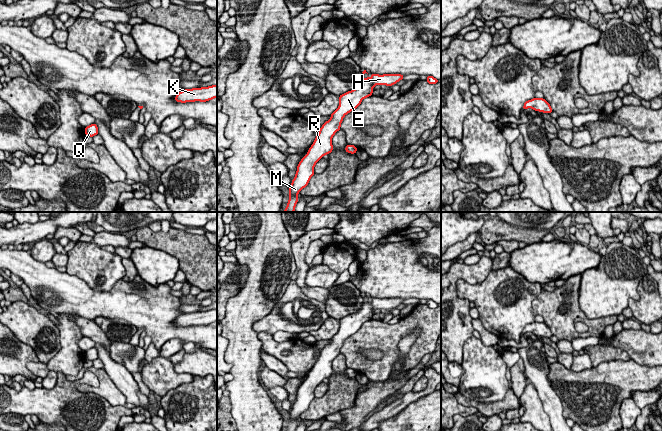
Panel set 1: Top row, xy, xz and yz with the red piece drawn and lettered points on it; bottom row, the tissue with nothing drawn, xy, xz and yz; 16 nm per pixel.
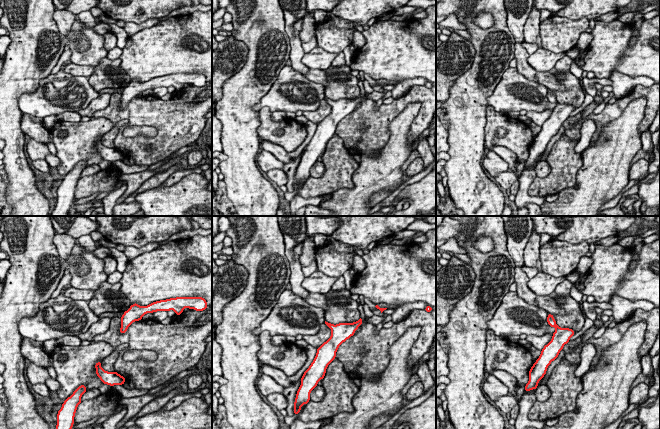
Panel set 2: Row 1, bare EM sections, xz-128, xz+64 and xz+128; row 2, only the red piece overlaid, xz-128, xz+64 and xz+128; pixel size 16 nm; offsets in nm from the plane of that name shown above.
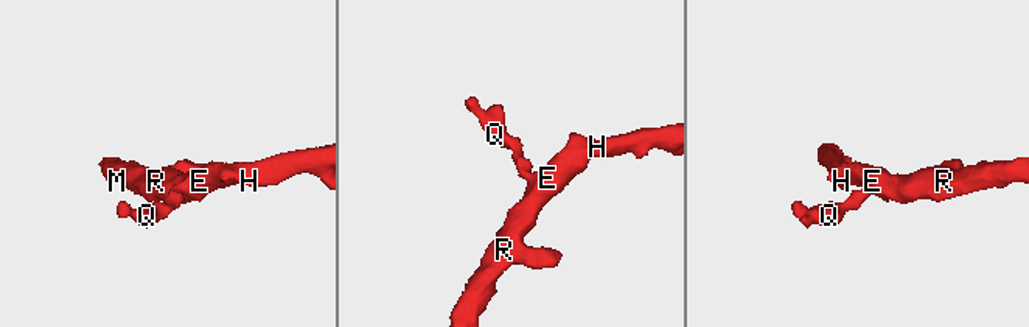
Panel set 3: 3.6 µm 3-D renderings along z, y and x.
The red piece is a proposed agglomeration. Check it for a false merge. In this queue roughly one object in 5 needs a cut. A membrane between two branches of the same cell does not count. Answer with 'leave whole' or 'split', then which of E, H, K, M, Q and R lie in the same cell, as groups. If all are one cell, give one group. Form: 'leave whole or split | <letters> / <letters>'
leave whole | E H K M Q R

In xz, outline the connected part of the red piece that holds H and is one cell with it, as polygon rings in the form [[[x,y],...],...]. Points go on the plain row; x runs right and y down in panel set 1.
[[[372,298],[371,302],[362,303],[361,308],[351,315],[339,320],[339,330],[331,338],[331,342],[326,345],[319,354],[308,377],[301,383],[297,390],[295,402],[289,411],[289,424],[286,431],[296,431],[300,415],[305,412],[311,401],[315,398],[314,391],[316,387],[333,375],[332,362],[341,352],[341,347],[345,339],[355,334],[363,323],[373,317],[373,311],[376,309],[392,310],[403,303],[401,298]]]

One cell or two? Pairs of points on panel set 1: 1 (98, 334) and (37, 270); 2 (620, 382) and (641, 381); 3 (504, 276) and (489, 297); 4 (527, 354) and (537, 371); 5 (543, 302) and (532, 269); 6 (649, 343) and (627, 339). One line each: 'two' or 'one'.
1: two
2: one
3: one
4: one
5: two
6: one

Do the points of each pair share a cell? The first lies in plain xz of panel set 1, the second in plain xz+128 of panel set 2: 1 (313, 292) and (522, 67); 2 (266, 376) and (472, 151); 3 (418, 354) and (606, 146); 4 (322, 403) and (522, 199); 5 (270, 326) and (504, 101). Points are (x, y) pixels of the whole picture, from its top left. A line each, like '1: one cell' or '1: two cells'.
1: two cells
2: two cells
3: two cells
4: two cells
5: one cell

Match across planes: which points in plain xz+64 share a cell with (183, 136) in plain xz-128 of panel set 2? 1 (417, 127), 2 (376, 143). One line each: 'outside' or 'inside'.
1: inside
2: inside

